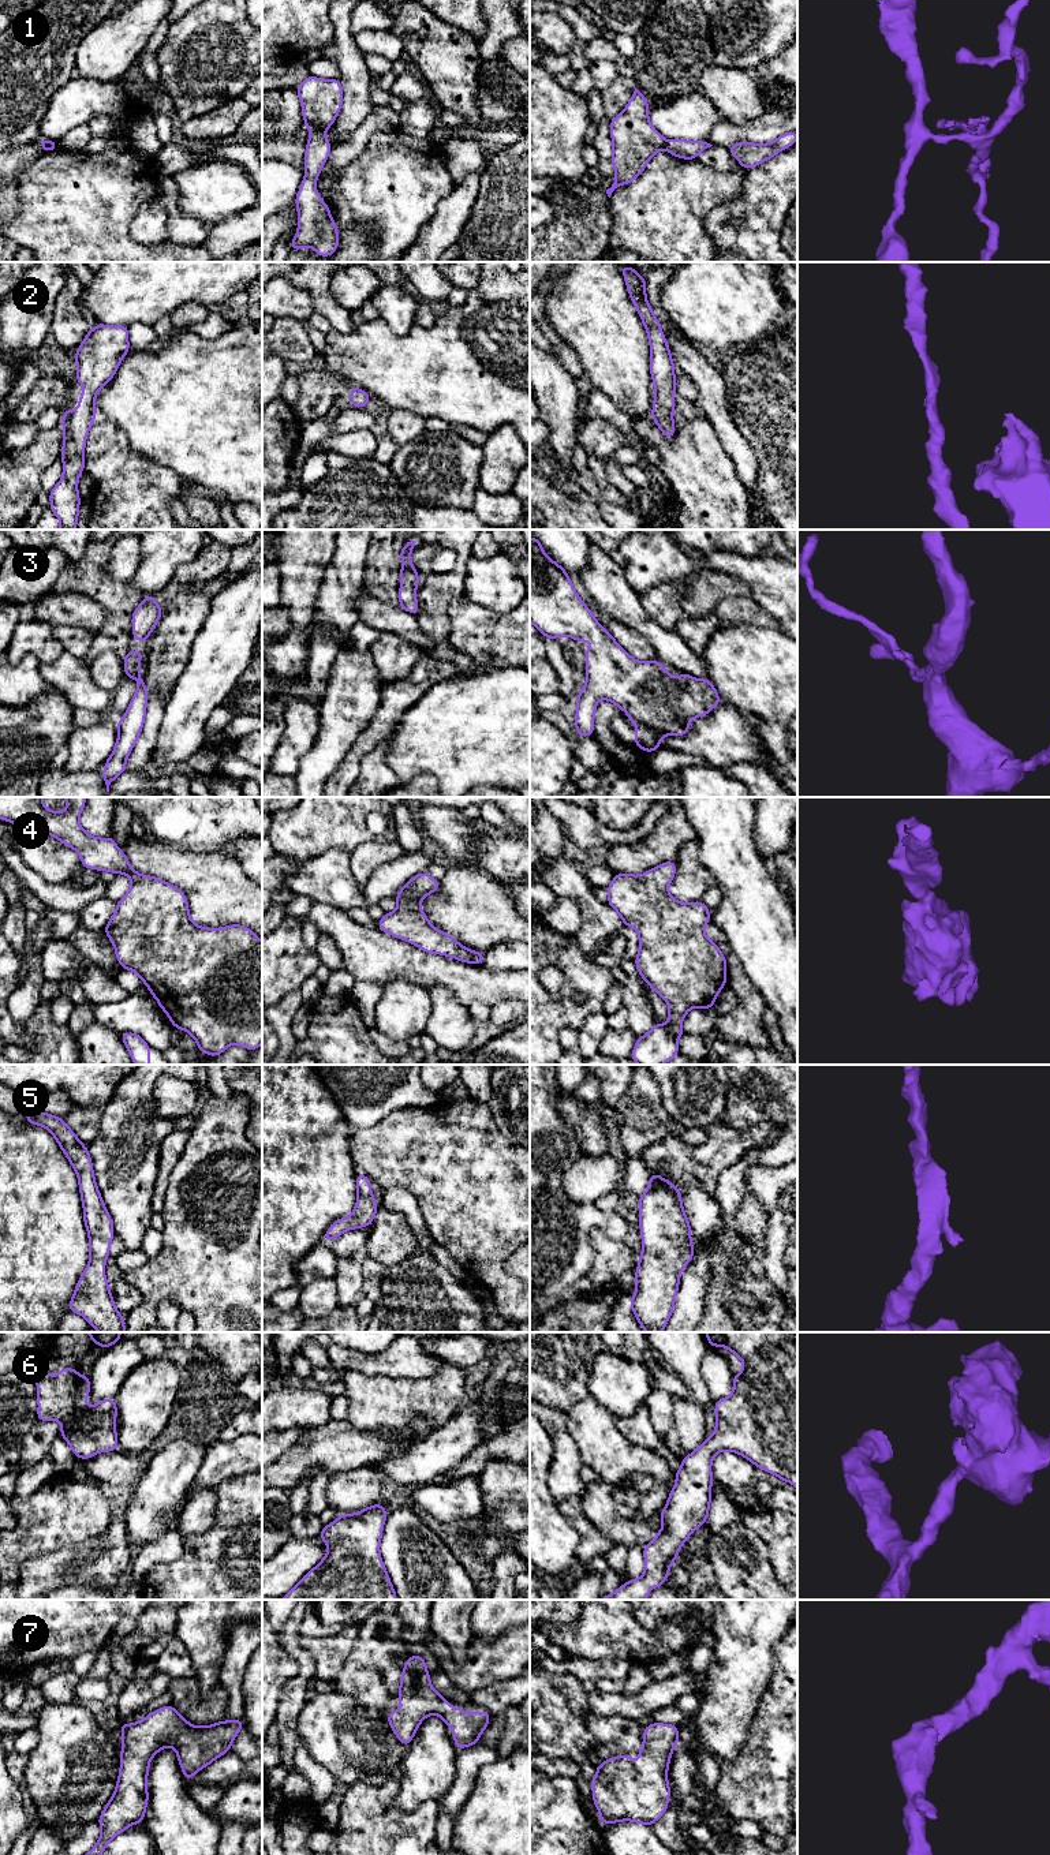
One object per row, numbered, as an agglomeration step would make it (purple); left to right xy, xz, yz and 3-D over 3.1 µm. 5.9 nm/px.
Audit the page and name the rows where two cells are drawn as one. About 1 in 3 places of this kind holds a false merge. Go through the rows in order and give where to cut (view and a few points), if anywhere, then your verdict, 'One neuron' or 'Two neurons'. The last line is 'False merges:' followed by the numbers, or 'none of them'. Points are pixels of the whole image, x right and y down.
1: Split along xz (310, 128), (324, 131). Two neurons
2: No split. One neuron
3: No split. One neuron
4: No split. One neuron
5: No split. One neuron
6: No split. One neuron
7: No split. One neuron
False merges: 1

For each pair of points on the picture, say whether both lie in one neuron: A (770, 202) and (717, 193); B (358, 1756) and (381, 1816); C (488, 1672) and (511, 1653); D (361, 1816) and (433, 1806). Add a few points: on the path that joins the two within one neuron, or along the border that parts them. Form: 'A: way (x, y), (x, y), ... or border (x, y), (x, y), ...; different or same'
A: border (747, 171), (742, 189), (707, 213); different
B: border (391, 1775), (378, 1784), (352, 1783), (348, 1787); different
C: way (493, 1667), (505, 1657); same
D: way (378, 1818), (415, 1818); same

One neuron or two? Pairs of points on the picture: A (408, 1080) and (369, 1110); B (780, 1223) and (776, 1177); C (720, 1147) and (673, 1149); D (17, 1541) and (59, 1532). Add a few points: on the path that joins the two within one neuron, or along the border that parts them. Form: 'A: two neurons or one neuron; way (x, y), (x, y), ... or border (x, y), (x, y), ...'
A: one neuron; way (399, 1081), (378, 1100)
B: one neuron; way (776, 1212), (774, 1188)
C: two neurons; border (690, 1147), (694, 1177), (697, 1180)
D: one neuron; way (27, 1539), (37, 1532), (48, 1532)

